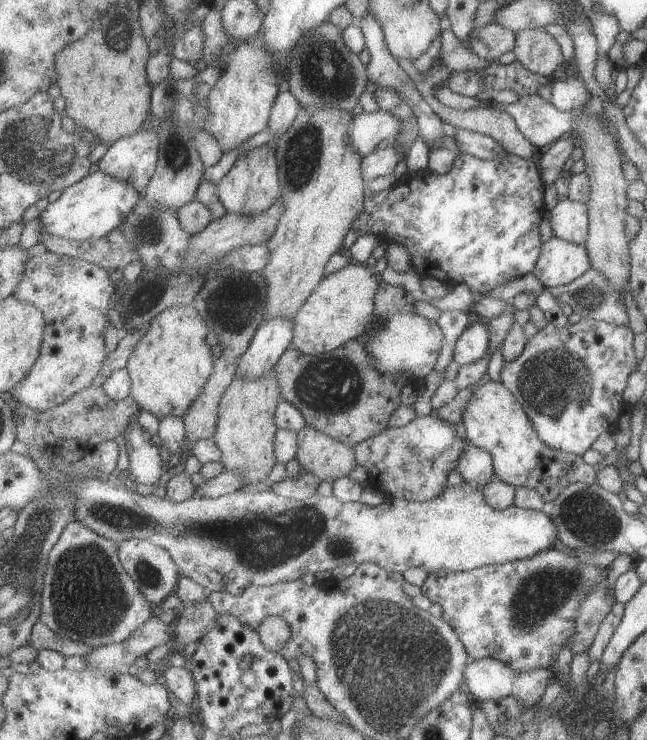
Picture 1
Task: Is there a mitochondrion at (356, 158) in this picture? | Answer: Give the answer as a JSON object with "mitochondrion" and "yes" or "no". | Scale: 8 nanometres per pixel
{"mitochondrion":"no"}

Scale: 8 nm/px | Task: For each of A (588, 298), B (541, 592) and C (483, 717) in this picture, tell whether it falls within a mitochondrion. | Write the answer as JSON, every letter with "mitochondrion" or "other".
{"A":"mitochondrion","B":"mitochondrion","C":"other"}

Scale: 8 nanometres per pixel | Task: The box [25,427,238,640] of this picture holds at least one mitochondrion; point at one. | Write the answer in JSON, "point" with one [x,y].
{"point":[86,593]}

